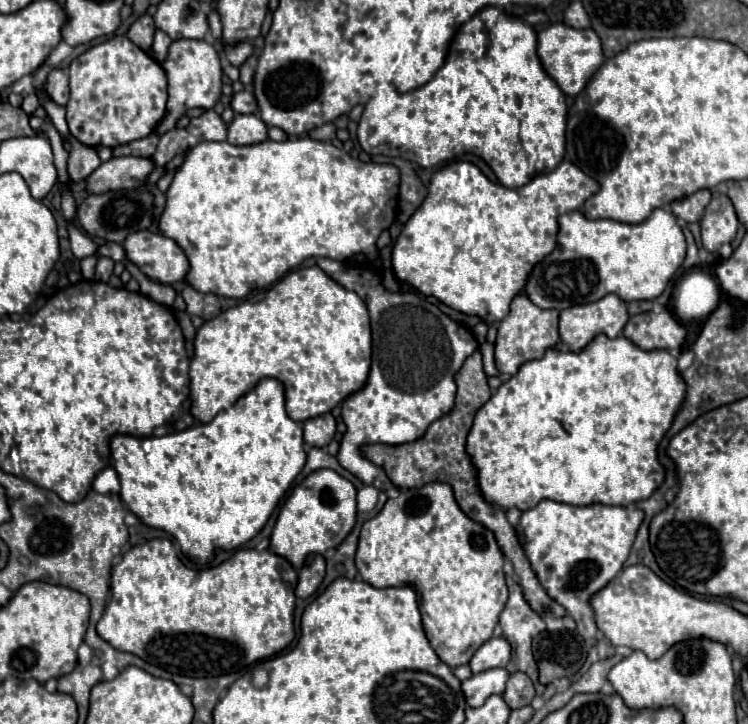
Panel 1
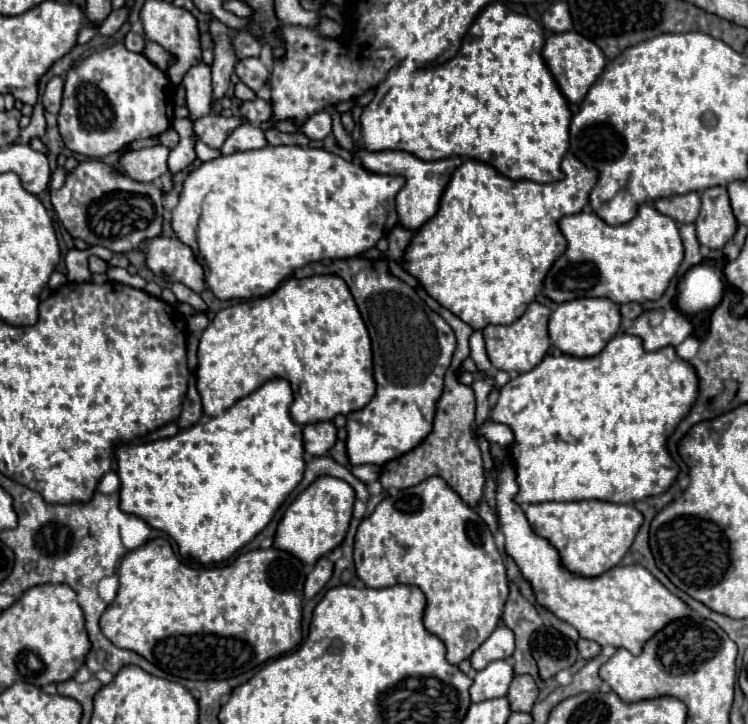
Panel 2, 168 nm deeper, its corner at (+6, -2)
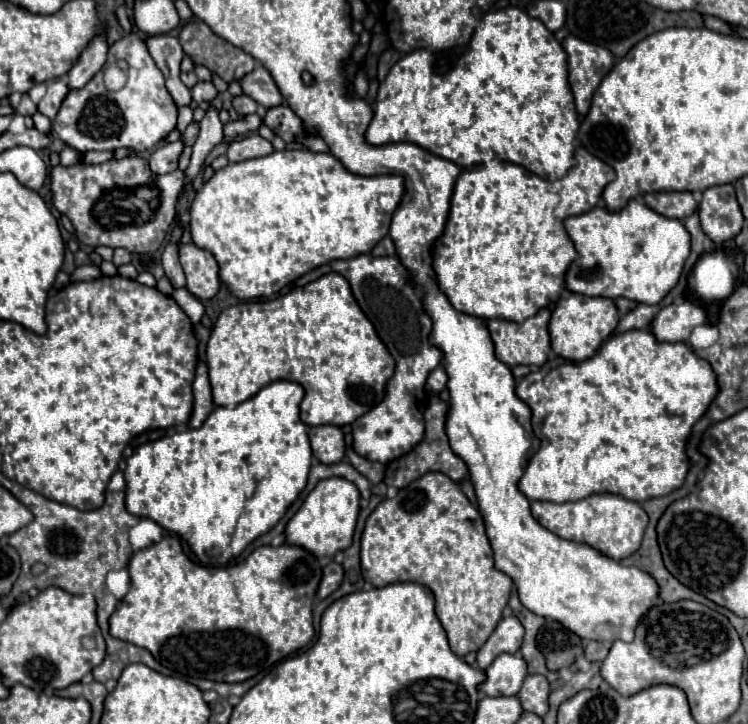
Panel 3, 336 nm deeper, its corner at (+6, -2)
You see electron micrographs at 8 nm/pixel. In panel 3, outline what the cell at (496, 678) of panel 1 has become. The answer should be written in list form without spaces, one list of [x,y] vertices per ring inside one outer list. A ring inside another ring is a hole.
[[[502,653],[494,659],[494,663],[486,669],[486,683],[480,685],[480,691],[488,697],[516,695],[528,675],[528,665],[520,655]]]

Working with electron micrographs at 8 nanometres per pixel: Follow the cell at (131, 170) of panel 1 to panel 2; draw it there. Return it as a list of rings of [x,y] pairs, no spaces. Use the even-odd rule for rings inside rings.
[[[164,145],[138,149],[138,151],[126,151],[126,153],[122,153],[116,169],[134,181],[150,183],[168,171],[168,167],[166,167],[168,153],[170,153],[170,149]]]

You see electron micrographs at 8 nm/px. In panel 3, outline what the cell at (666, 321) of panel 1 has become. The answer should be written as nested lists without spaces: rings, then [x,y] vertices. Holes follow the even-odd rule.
[[[698,301],[672,303],[664,307],[652,323],[652,333],[658,341],[688,341],[694,327],[706,323],[706,309]]]

